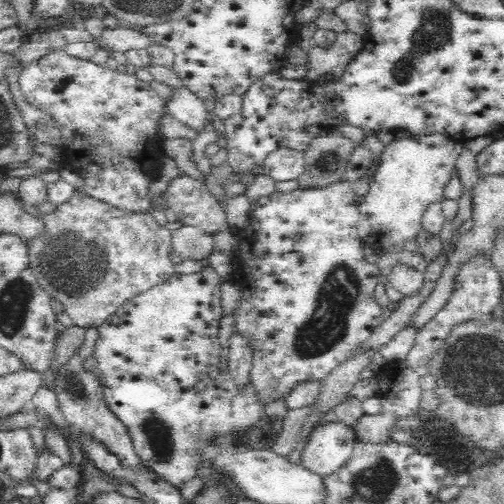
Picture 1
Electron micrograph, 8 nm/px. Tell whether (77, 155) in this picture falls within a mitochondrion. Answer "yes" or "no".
no

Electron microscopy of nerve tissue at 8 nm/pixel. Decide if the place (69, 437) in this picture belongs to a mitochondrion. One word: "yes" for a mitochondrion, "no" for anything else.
no

